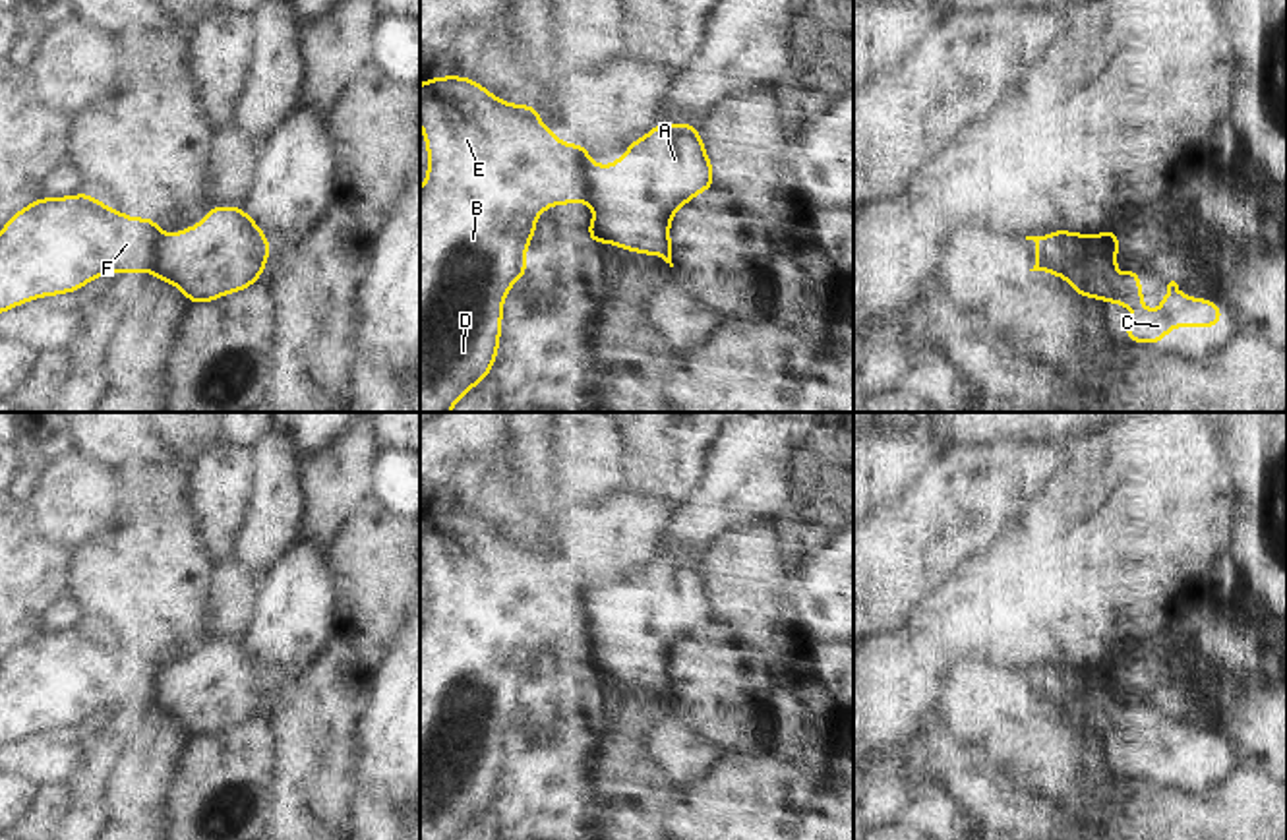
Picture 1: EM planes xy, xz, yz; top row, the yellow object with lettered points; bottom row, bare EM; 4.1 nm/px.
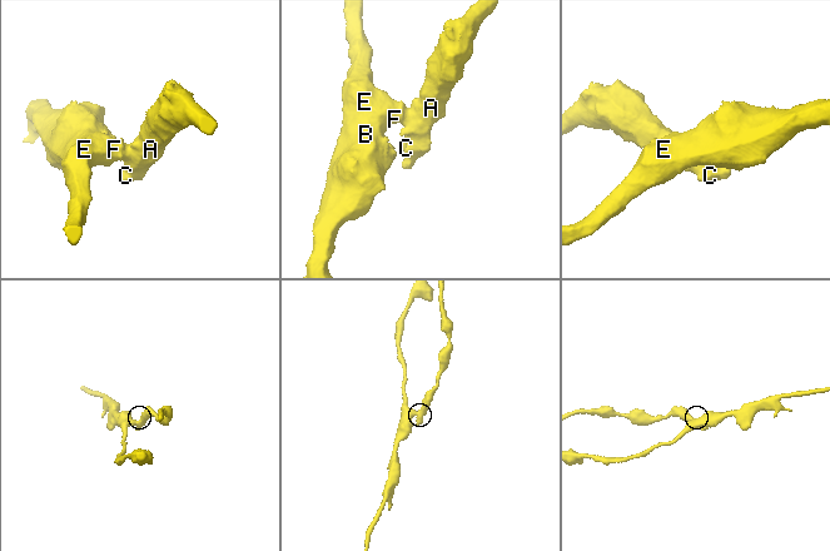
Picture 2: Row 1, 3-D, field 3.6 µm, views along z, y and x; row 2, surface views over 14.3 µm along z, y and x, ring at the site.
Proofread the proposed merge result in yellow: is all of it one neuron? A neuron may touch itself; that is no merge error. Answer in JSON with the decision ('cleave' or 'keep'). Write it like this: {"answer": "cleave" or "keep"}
{"answer": "cleave"}

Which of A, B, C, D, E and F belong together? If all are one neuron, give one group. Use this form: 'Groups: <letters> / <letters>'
Groups: A C / B D E F.

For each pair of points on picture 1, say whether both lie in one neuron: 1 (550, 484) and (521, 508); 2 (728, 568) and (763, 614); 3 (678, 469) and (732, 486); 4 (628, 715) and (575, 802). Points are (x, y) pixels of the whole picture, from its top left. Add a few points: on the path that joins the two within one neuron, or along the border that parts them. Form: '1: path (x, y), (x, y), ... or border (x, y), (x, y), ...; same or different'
1: border (511, 459), (511, 479), (537, 511), (529, 535); different
2: path (740, 579), (757, 602); same
3: border (728, 440), (707, 457), (699, 484), (676, 508); different
4: border (585, 736), (585, 775), (598, 819); different

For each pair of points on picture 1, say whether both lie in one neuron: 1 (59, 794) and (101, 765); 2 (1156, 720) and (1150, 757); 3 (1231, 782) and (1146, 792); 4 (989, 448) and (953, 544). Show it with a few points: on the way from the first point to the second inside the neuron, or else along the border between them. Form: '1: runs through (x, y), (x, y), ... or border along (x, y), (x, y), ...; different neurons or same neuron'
1: border along (66, 784), (70, 808), (60, 819); different neurons
2: border along (1131, 703), (1146, 742), (1171, 715), (1197, 732); different neurons
3: runs through (1210, 804), (1167, 804); same neuron
4: runs through (984, 471), (953, 502), (953, 521); same neuron

